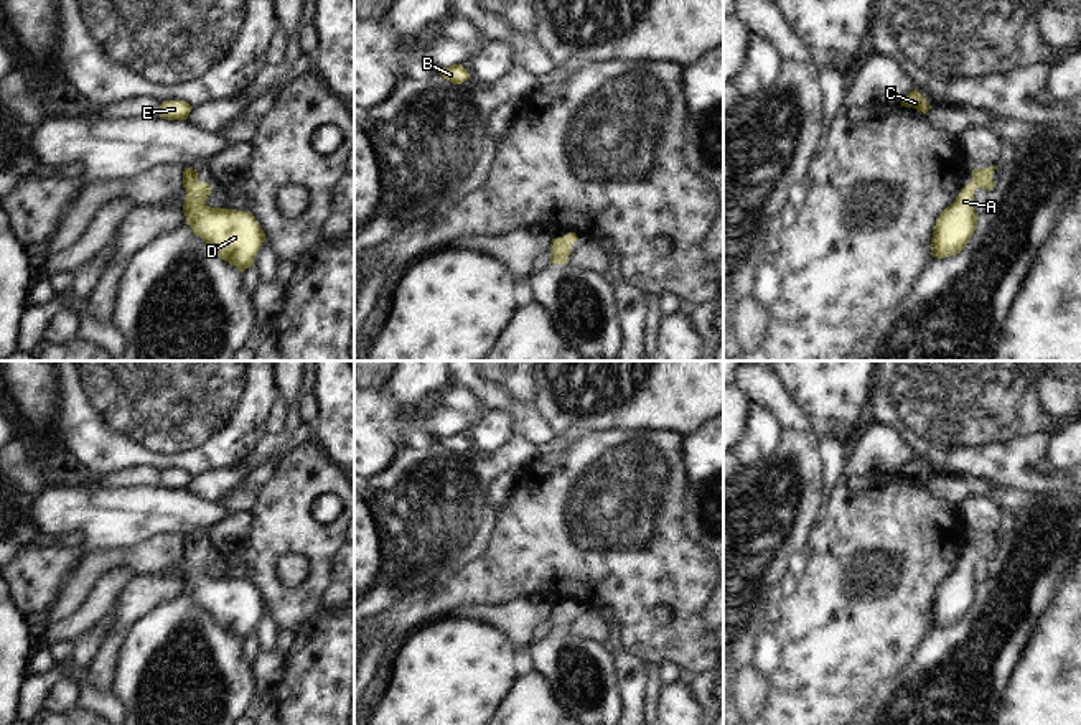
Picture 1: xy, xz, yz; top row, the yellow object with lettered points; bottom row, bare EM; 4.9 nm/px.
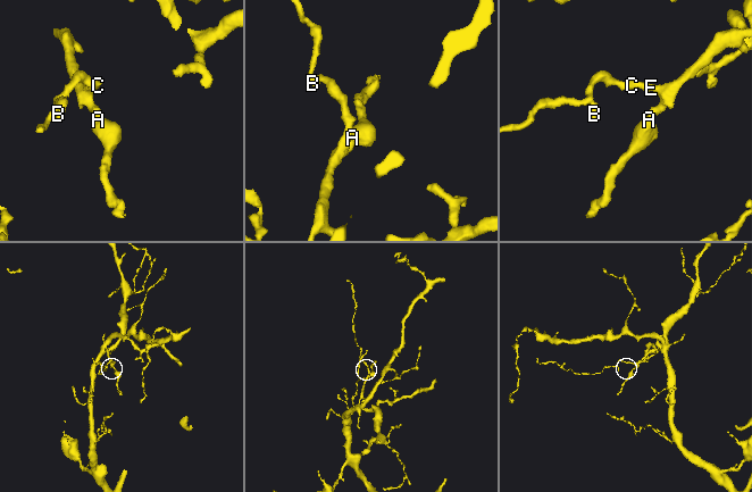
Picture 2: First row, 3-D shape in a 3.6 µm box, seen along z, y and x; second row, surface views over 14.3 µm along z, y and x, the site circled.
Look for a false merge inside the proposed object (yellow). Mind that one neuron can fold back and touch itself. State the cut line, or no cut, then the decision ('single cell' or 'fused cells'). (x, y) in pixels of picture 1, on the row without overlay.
no cut; single cell

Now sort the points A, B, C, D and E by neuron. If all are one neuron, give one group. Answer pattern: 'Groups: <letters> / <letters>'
Groups: A B C D E

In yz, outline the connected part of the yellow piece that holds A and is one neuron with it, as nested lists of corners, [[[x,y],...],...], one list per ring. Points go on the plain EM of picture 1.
[[[999,536],[972,539],[972,550],[957,564],[956,570],[948,575],[938,587],[933,606],[931,624],[944,628],[961,621],[977,596],[977,582],[974,580],[974,559],[990,560],[995,552],[992,542]]]

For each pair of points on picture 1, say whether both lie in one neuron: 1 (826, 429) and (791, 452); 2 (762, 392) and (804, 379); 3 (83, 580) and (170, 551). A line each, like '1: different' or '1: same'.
1: different
2: different
3: same

